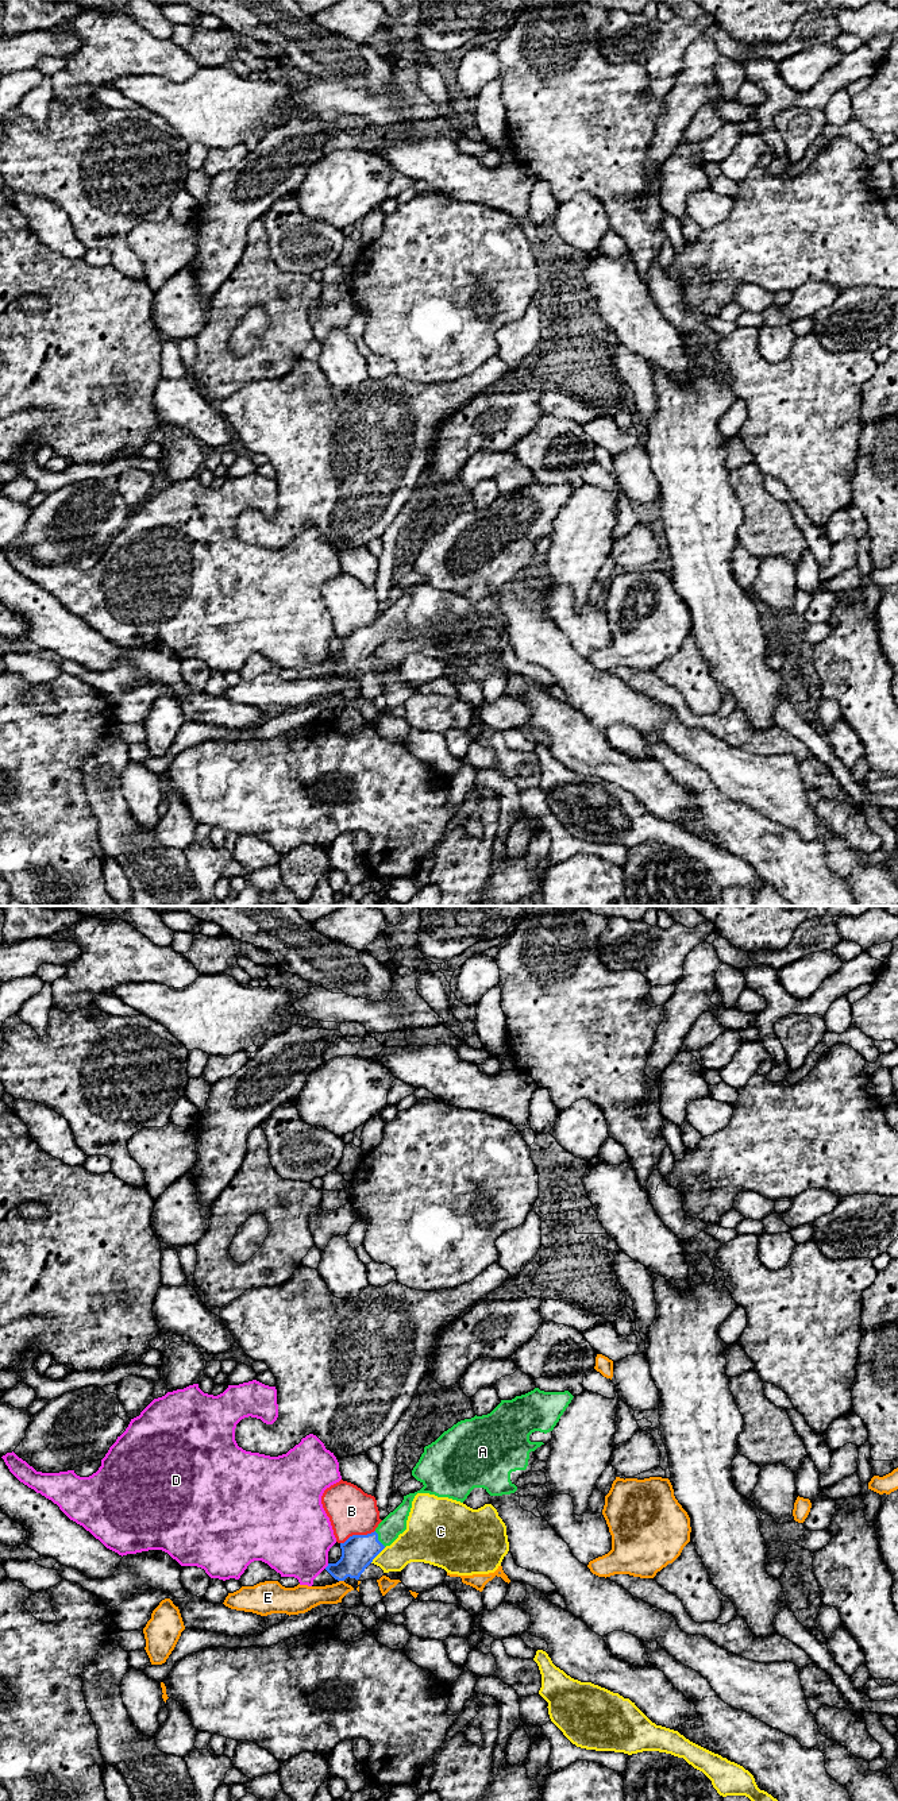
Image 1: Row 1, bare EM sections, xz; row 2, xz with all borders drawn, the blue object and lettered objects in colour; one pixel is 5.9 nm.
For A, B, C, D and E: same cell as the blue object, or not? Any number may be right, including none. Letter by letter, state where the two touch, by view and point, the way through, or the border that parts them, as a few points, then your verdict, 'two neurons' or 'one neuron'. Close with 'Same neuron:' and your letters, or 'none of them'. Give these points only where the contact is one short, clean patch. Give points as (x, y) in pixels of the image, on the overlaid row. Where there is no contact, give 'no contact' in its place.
A: contact xz (377, 1539); way xz (358, 1551), (377, 1539), (394, 1523); one neuron
B: contact xz (357, 1535); border xz (374, 1530), (366, 1534), (353, 1534), (340, 1543); two neurons
C: contact xz (377, 1554); border xz (385, 1547), (370, 1562); two neurons
D: contact xz (327, 1566); two neurons
E: contact xz (342, 1580); two neurons
Same neuron: A

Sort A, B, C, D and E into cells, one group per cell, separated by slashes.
A / B / C / D / E

